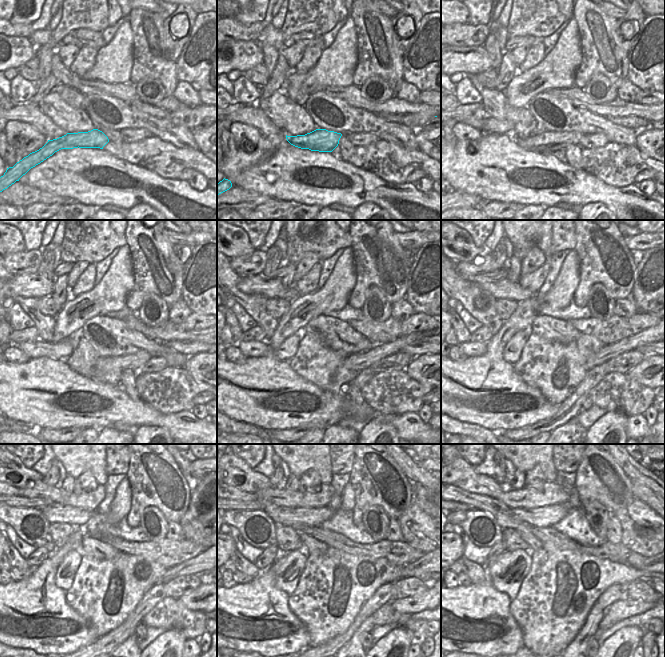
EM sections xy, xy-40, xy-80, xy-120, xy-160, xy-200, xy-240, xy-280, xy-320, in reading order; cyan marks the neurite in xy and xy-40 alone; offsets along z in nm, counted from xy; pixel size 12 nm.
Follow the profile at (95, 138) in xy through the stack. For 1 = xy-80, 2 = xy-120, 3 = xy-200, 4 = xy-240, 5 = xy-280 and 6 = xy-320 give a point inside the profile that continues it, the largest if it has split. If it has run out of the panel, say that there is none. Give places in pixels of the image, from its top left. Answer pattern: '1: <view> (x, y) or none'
1: xy-80 (548, 141)
2: xy-120 (105, 364)
3: xy-200 (633, 342)
4: xy-240 (196, 565)
5: xy-280 (414, 569)
6: xy-320 (644, 569)

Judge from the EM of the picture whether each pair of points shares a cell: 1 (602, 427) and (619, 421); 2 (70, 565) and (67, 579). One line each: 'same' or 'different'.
1: same
2: same

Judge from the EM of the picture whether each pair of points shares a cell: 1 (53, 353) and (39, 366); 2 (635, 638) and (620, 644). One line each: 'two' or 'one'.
1: two
2: one

